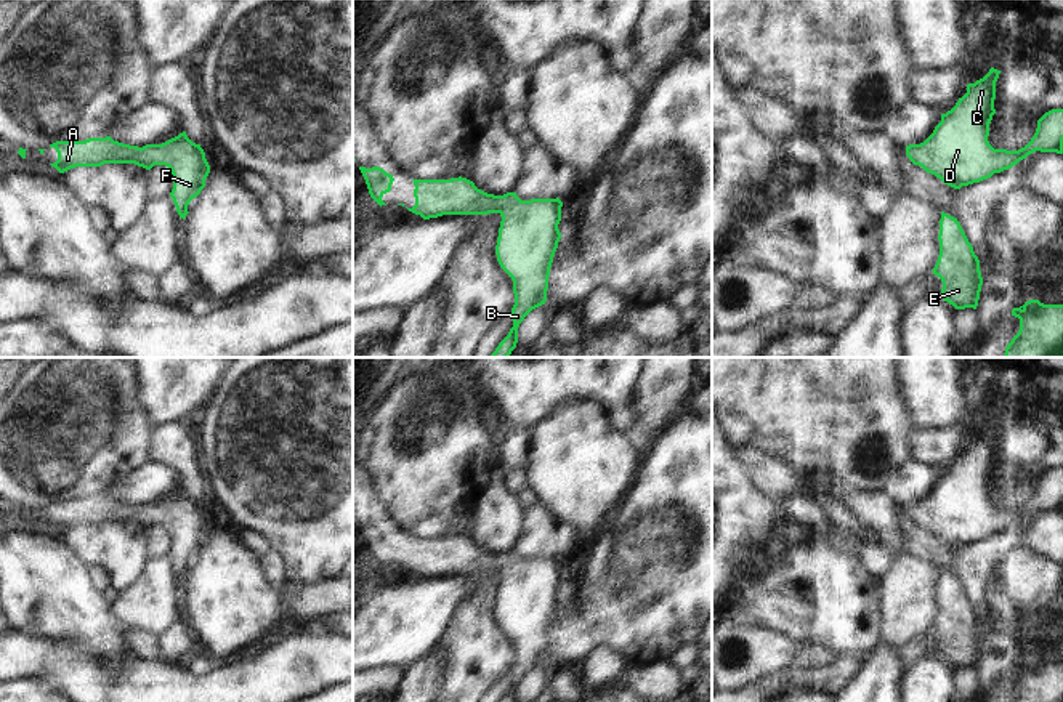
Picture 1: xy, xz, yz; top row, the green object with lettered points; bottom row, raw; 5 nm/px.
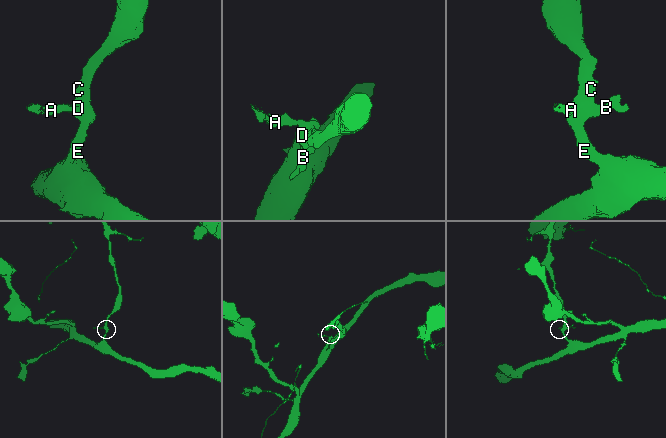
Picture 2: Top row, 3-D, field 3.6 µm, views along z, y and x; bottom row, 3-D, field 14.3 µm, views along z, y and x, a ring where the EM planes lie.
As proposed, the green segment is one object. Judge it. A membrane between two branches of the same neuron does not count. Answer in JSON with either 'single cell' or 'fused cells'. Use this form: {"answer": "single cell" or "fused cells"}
{"answer": "single cell"}

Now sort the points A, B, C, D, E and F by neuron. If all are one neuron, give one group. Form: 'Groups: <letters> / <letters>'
Groups: A B C D E F

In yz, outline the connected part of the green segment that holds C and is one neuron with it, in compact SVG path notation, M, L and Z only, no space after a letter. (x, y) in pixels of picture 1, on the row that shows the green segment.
M991 67L983 79L968 83L956 106L941 114L932 135L920 144L906 146L906 155L914 165L960 189L1012 168L1036 151L1063 154L1063 109L1045 112L1031 141L1018 151L989 144L999 74Z

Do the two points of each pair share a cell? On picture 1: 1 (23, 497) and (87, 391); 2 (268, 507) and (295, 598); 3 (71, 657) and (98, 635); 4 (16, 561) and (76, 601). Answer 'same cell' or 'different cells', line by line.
1: same cell
2: different cells
3: different cells
4: same cell

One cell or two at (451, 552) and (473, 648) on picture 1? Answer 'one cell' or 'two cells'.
two cells

